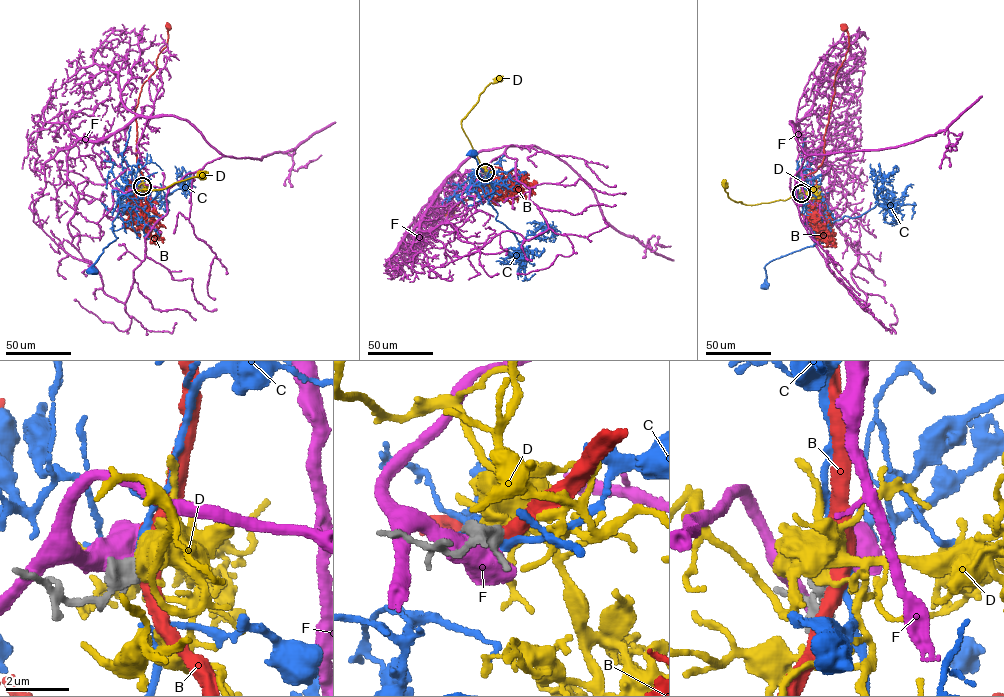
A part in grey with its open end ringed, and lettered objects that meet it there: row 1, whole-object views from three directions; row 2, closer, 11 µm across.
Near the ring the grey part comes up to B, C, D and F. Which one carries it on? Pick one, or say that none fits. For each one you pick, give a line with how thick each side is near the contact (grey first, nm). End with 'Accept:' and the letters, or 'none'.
D: Thickness 460 nm (grey) against 550 nm
Accept: D

